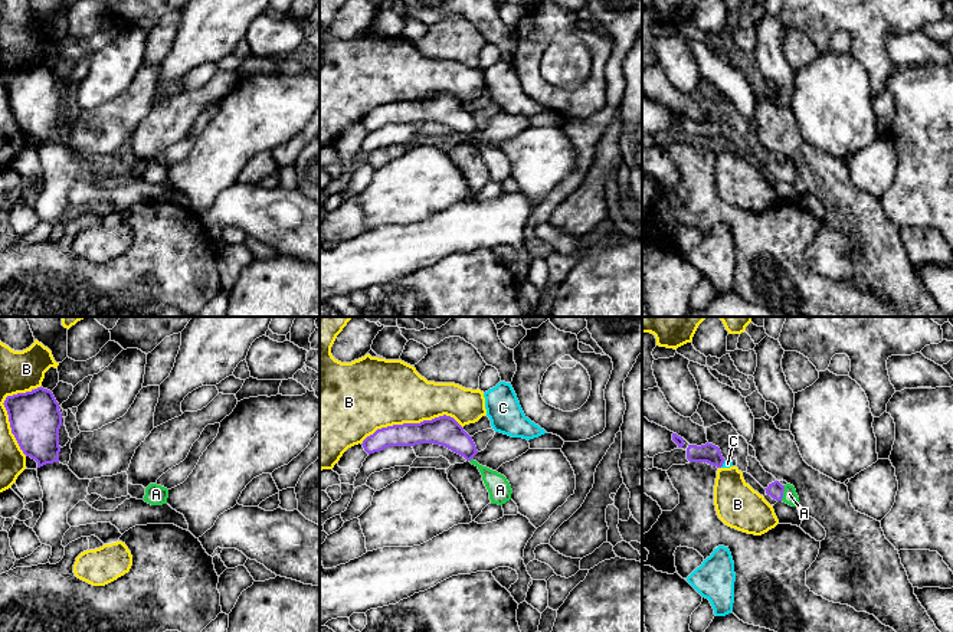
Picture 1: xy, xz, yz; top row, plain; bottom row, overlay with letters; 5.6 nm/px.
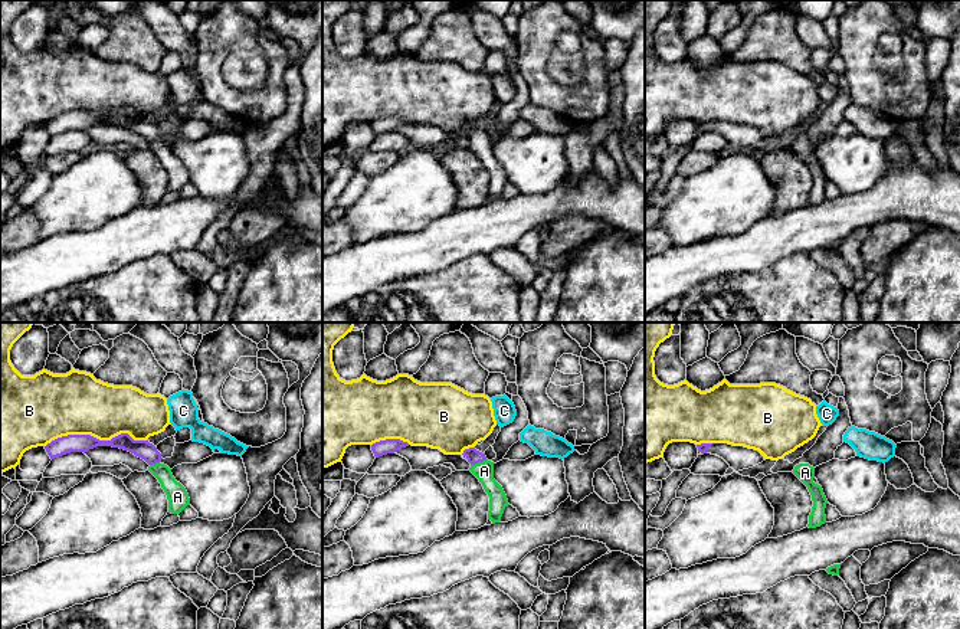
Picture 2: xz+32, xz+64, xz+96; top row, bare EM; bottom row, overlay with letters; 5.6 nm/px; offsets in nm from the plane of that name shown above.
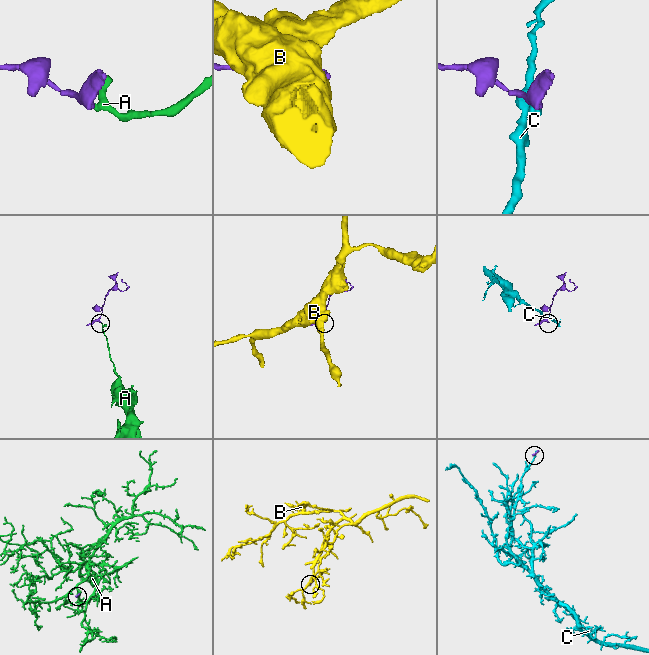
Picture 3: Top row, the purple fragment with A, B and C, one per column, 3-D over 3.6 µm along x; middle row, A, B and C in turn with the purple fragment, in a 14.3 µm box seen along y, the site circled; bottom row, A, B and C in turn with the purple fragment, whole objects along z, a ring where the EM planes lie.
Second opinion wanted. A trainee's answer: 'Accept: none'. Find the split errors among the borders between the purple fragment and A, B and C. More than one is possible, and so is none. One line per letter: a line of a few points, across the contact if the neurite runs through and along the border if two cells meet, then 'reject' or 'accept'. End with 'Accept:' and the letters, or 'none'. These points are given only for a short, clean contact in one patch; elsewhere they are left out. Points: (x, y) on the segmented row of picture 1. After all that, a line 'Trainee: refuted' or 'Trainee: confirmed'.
A: line yz (775, 490), (782, 493), (789, 494); accept
B: reject
C: line yz (724, 459), (720, 467); reject
Accept: A
Trainee: refuted

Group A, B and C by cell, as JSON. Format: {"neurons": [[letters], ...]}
{"neurons": [["A"], ["B"], ["C"]]}

